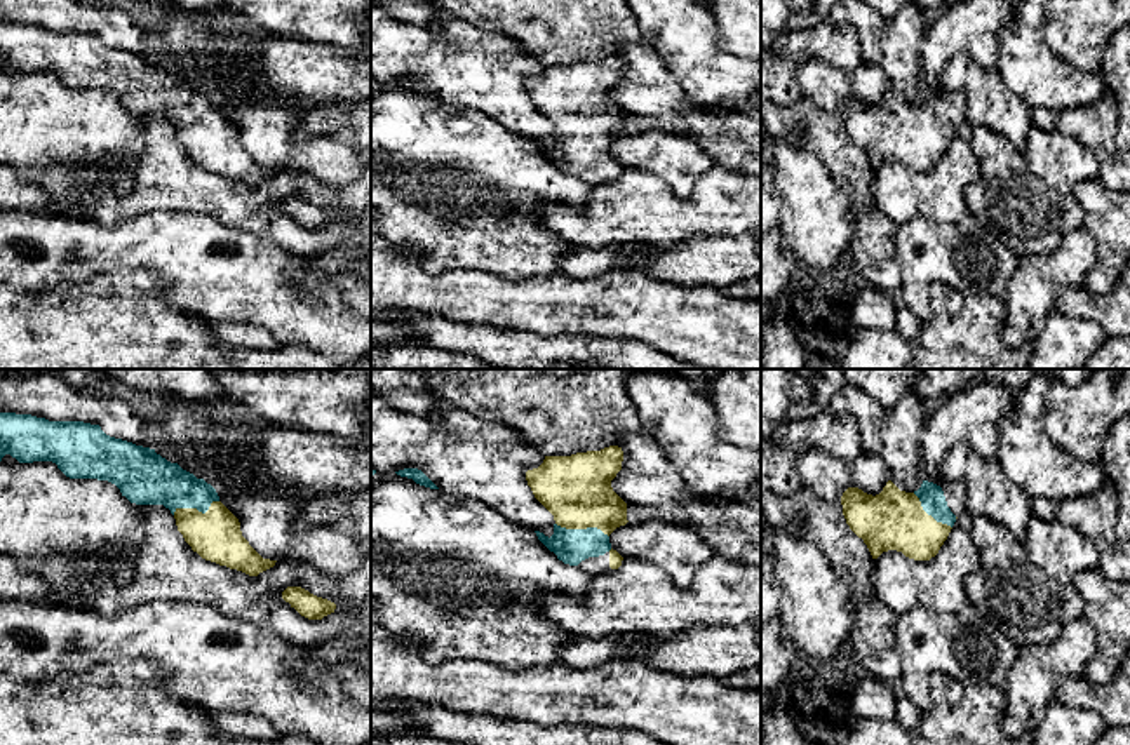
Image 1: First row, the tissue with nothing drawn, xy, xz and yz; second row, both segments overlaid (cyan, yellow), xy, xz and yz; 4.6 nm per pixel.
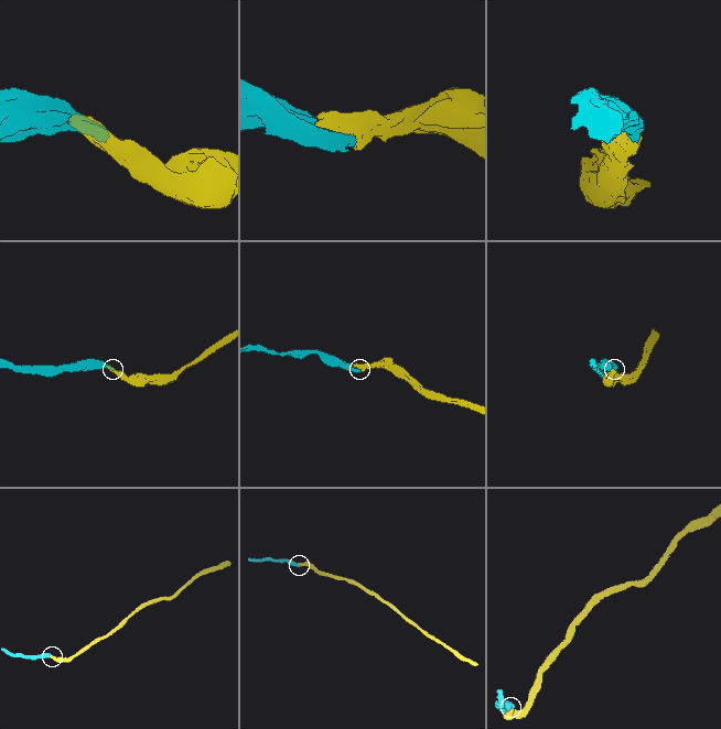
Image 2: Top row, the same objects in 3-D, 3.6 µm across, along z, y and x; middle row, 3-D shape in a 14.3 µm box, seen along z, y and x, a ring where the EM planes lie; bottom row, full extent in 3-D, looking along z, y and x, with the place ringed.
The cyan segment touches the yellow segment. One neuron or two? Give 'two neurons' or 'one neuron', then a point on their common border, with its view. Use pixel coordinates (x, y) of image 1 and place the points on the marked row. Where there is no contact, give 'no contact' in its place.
one neuron; meets cyan in xz at (582, 530)

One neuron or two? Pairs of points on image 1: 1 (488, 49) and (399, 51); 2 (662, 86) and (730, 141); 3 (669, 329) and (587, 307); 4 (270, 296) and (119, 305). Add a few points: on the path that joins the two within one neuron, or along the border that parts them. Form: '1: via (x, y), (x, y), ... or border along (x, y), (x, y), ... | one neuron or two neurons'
1: via (465, 51), (422, 51) | one neuron
2: via (678, 103), (699, 124), (712, 131) | one neuron
3: via (648, 308), (608, 307) | one neuron
4: border along (141, 272), (157, 275), (174, 305), (206, 321) | two neurons

